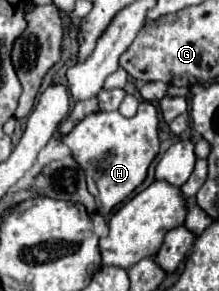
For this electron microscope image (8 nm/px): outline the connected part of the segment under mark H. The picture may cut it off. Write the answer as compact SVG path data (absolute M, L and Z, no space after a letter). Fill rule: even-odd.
M143 101L139 105L137 115L131 117L131 119L123 117L119 111L91 113L83 121L79 121L69 135L61 137L61 141L65 145L69 145L69 149L73 151L73 157L77 159L77 163L81 167L85 167L89 191L91 191L91 183L97 185L97 191L99 191L97 203L99 203L99 209L101 209L103 215L109 215L113 211L113 207L117 207L123 199L127 199L145 181L147 169L153 163L153 159L157 157L157 153L159 153L159 135L157 135L157 131L159 131L159 113L157 113L157 107L153 103Z

